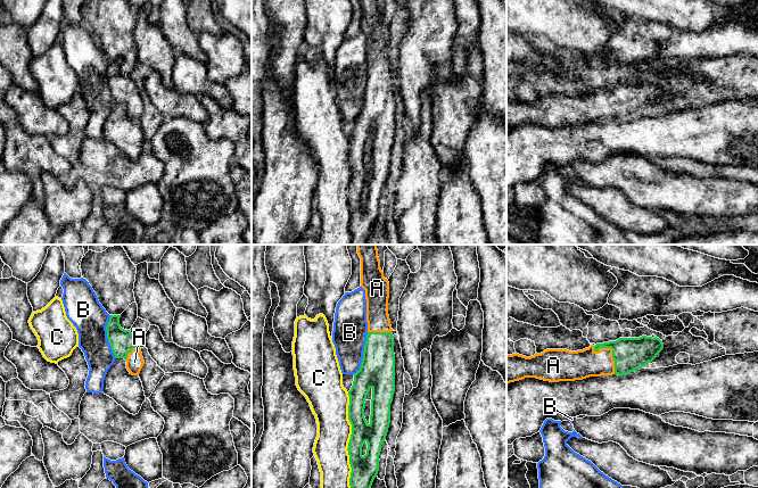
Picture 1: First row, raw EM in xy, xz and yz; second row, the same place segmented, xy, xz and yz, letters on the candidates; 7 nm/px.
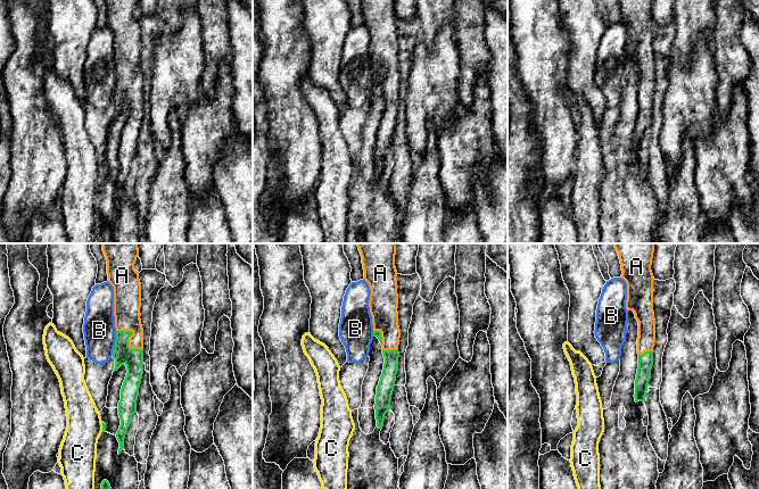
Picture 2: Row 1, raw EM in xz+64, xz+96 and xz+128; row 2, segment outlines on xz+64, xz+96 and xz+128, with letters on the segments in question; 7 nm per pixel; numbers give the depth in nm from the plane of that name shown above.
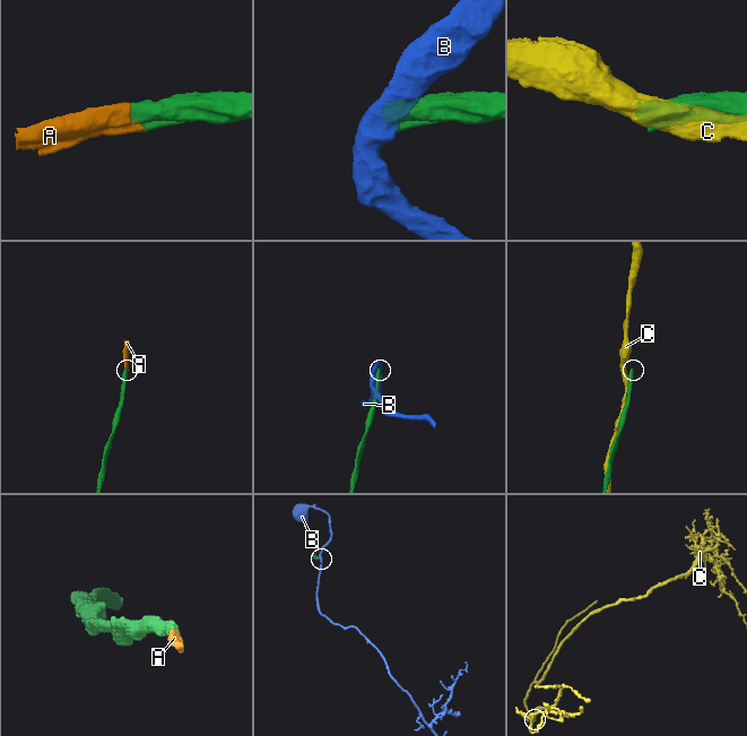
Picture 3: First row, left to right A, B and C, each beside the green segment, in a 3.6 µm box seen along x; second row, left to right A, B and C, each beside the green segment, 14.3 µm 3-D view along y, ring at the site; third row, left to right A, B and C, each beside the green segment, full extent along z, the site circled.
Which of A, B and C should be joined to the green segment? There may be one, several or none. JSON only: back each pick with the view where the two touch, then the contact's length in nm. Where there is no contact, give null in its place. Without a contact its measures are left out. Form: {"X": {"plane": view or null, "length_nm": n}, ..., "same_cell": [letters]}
{"A": {"plane": "yz", "length_nm": 260}, "same_cell": ["A"]}

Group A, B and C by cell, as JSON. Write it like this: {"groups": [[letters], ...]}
{"groups": [["A"], ["B"], ["C"]]}

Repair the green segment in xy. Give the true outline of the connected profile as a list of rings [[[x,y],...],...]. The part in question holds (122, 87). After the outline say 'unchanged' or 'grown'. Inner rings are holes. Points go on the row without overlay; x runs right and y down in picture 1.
[[[110,60],[107,68],[107,83],[116,104],[126,106],[126,114],[132,121],[139,121],[145,106],[141,94],[130,75],[120,71],[121,60]]]; grown

